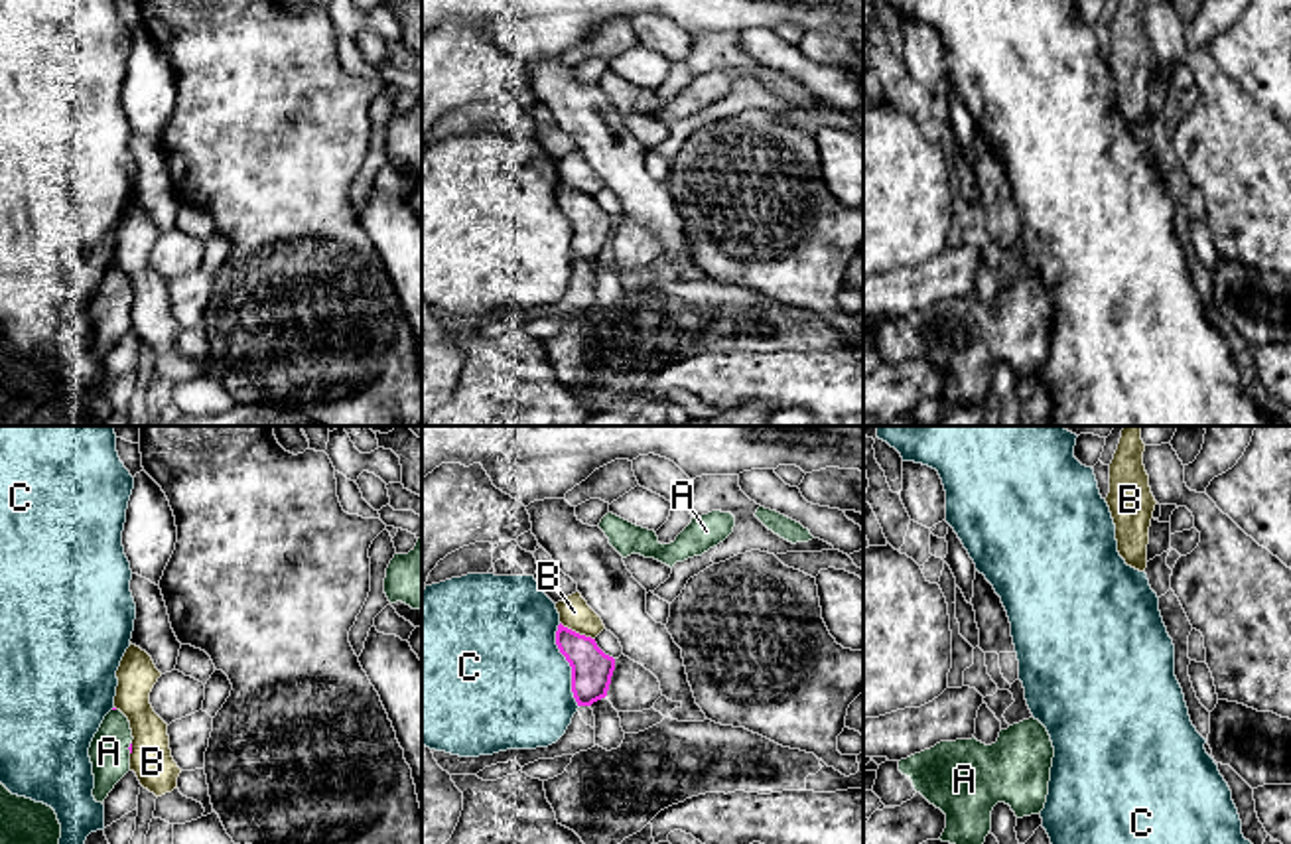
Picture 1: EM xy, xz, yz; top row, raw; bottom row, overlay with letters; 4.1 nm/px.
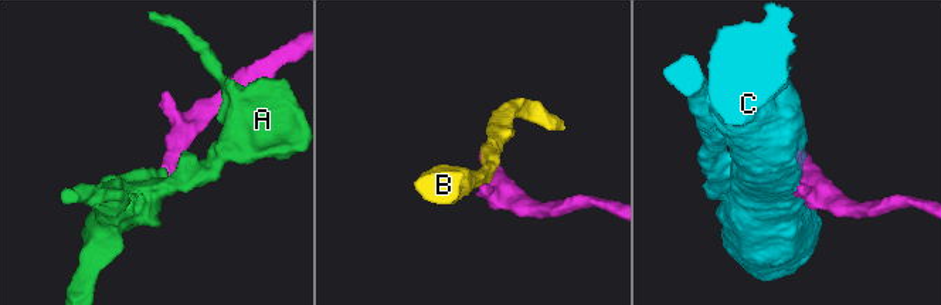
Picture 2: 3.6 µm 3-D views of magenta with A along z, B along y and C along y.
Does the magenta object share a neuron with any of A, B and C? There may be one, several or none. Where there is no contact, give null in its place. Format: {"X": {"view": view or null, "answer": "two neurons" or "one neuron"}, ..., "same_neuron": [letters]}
{"A": {"view": "xy", "answer": "one neuron"}, "B": {"view": "xz", "answer": "two neurons"}, "C": {"view": "xz", "answer": "two neurons"}, "same_neuron": ["A"]}

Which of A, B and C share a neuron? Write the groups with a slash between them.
A / B / C

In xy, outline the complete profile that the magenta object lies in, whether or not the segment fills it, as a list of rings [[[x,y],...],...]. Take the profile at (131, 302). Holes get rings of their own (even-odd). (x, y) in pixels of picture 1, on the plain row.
[[[110,268],[89,306],[97,361],[104,361],[114,343],[130,329],[132,298],[128,276],[120,268]]]

